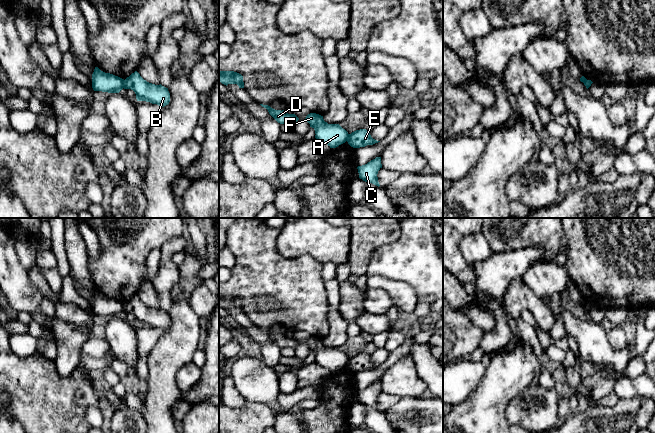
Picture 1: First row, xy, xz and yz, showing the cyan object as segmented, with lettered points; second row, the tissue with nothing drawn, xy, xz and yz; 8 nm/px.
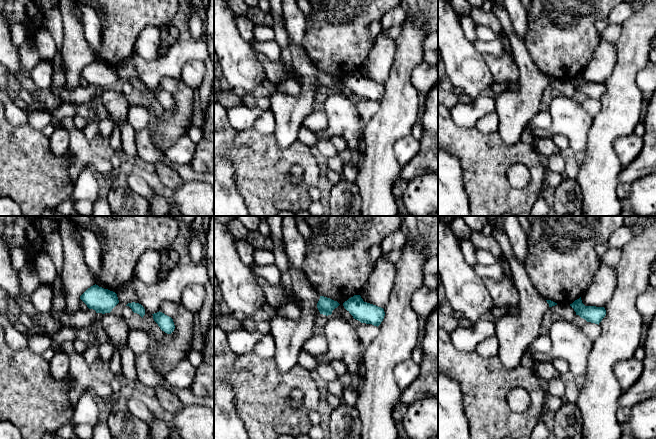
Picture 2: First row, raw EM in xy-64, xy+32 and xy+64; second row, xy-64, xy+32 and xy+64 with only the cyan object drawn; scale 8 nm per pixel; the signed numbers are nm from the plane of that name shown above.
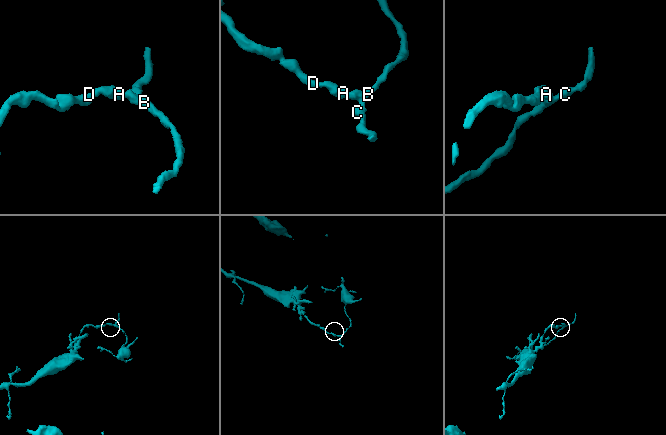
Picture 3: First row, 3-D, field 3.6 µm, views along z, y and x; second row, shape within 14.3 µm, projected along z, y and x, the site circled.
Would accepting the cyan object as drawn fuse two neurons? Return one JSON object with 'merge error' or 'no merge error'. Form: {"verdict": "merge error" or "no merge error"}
{"verdict": "merge error"}

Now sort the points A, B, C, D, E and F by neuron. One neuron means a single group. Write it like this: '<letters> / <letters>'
A D F / B C E

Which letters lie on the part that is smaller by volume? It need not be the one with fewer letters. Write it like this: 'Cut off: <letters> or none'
Cut off: B, C, E

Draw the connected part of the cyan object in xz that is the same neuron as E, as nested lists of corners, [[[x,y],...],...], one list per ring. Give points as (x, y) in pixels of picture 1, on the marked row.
[[[360,129],[349,134],[347,142],[353,148],[360,148],[367,145],[373,145],[380,141],[377,141],[371,137],[370,130]]]

